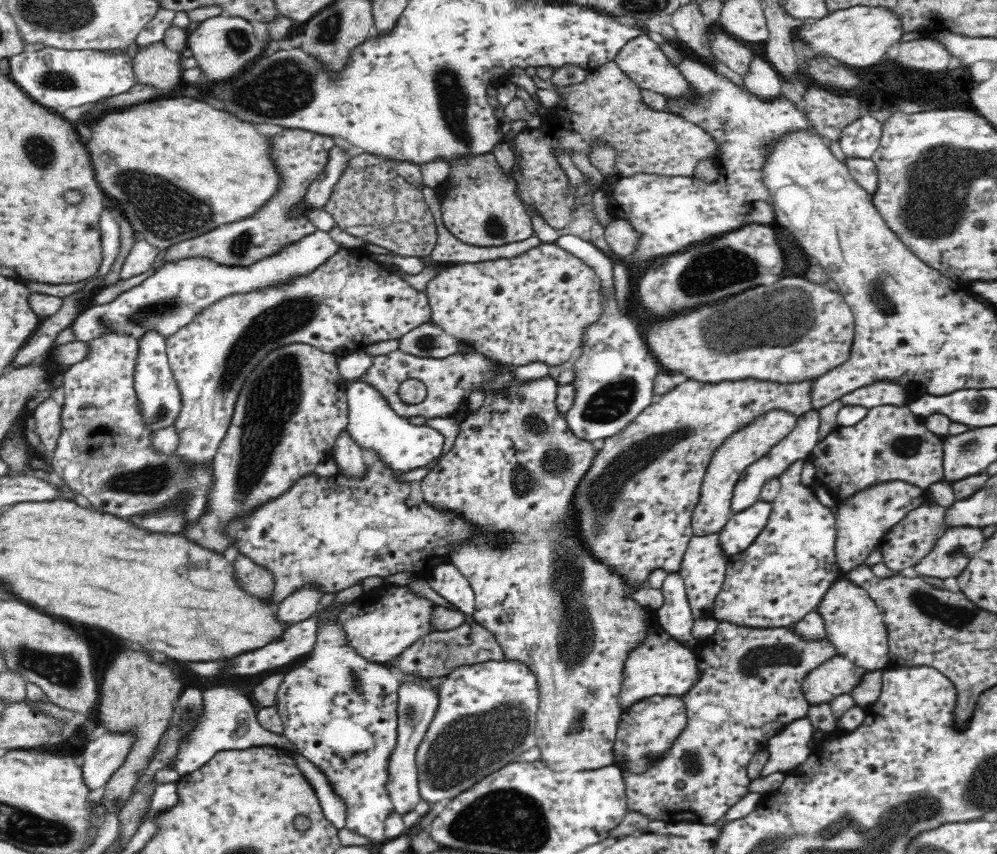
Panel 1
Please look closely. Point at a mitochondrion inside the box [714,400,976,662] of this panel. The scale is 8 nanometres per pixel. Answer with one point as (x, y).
(909, 447)

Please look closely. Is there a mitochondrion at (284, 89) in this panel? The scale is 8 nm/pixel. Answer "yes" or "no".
yes

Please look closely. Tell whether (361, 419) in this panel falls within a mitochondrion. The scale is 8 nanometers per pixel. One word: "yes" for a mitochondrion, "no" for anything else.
no

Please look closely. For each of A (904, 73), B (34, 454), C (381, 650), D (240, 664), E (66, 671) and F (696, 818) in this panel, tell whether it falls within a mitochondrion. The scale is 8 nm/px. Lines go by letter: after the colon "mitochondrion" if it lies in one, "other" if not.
A: other
B: other
C: other
D: other
E: mitochondrion
F: other

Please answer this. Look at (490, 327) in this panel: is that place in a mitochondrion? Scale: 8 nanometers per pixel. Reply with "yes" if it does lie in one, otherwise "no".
no

